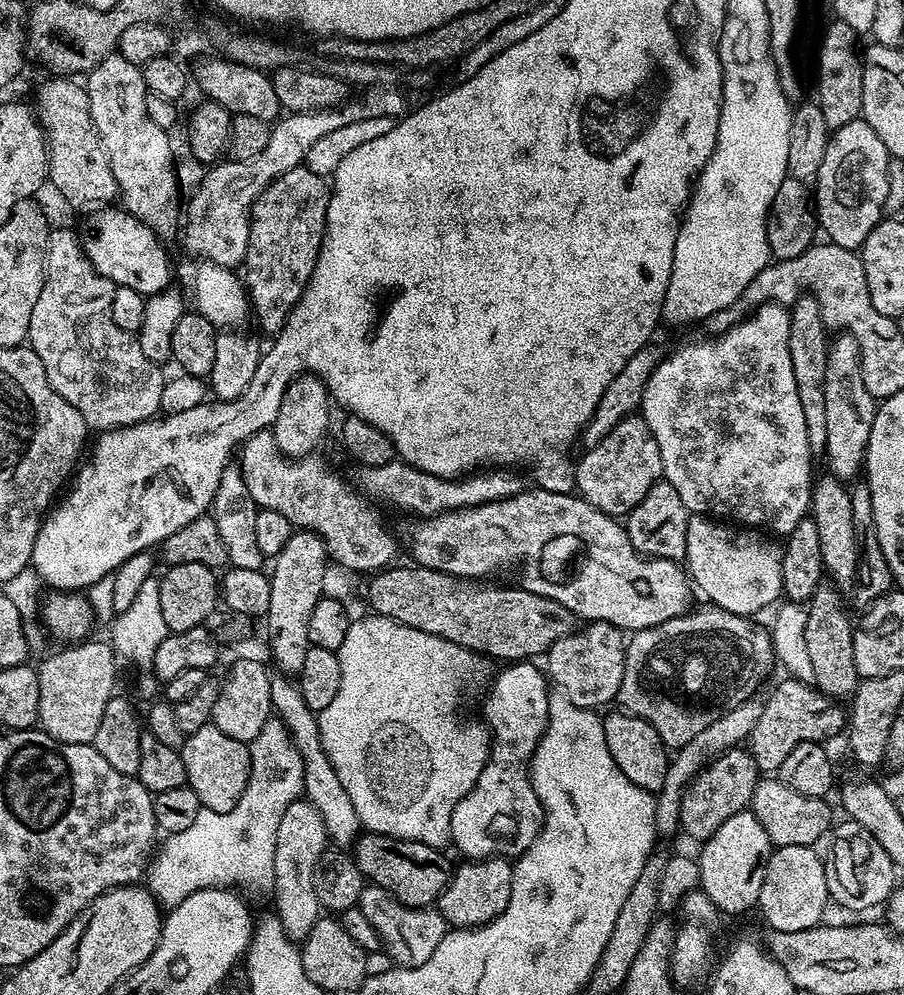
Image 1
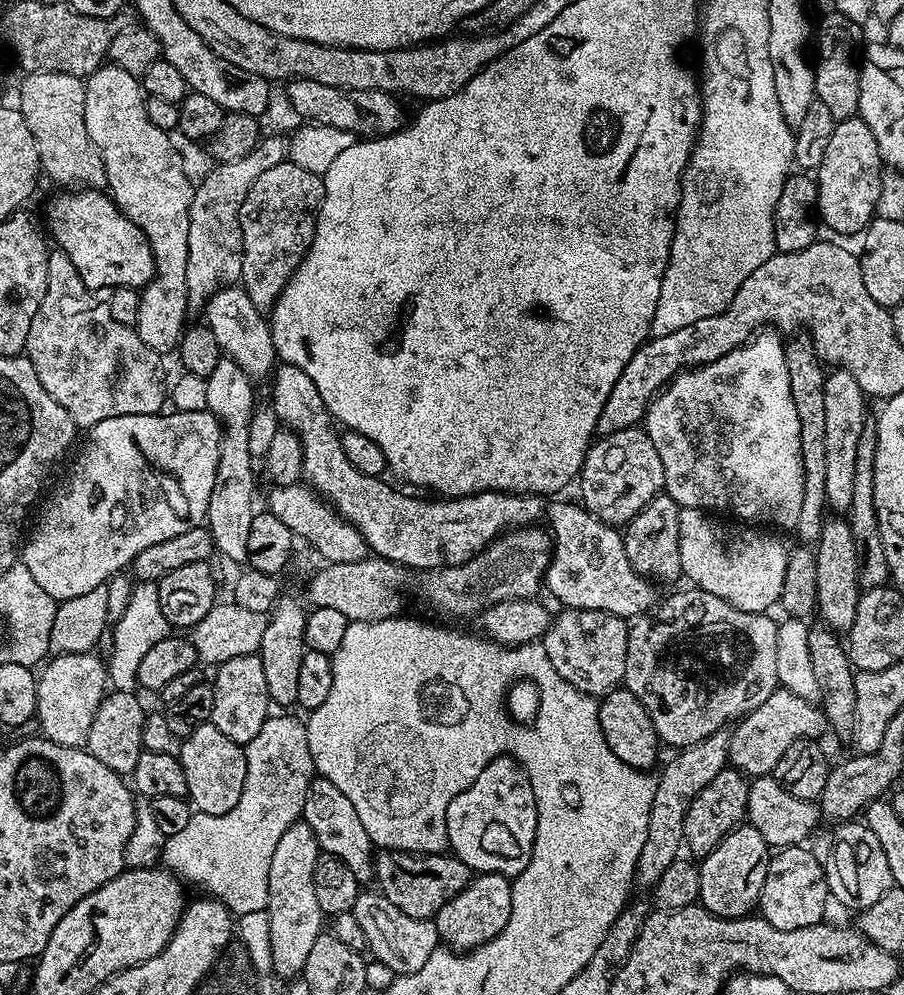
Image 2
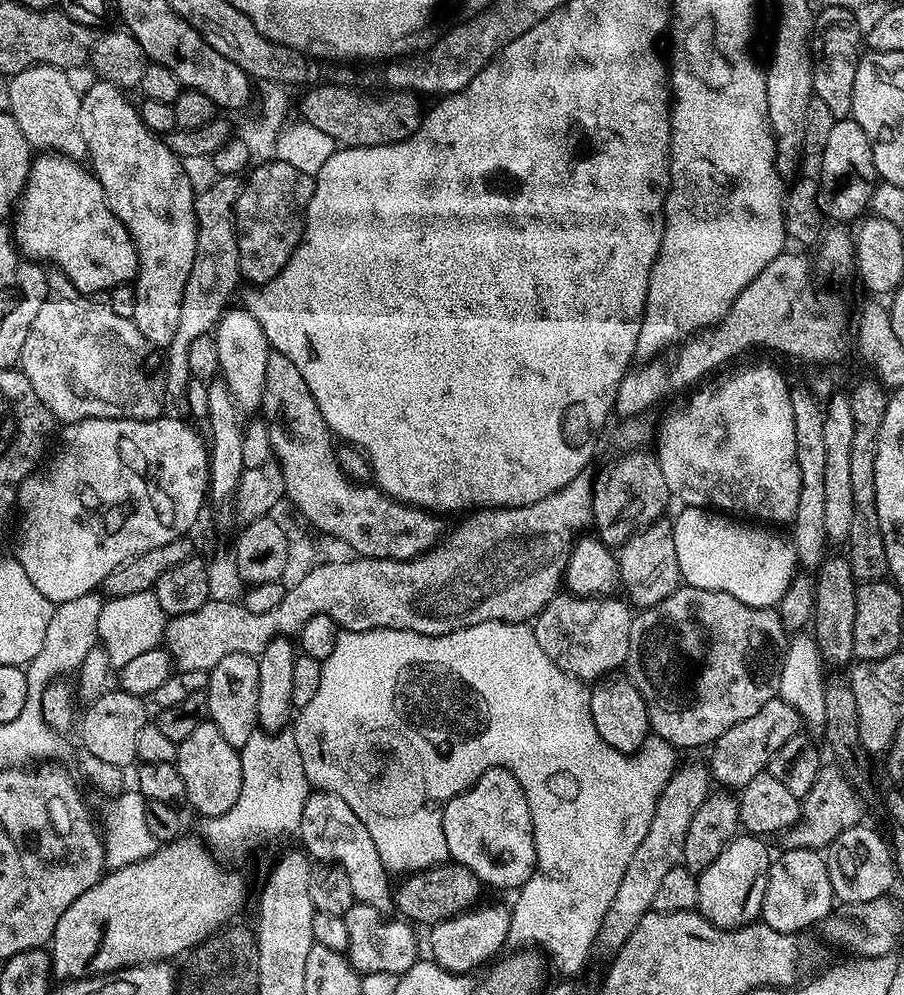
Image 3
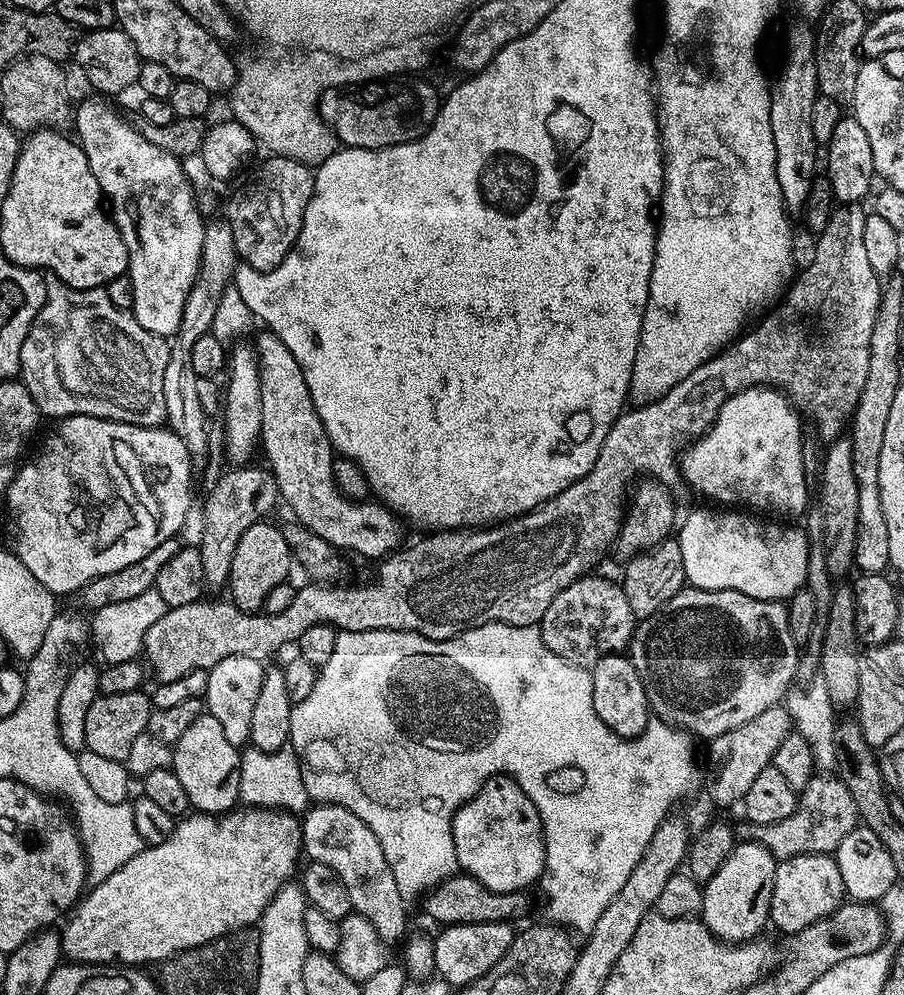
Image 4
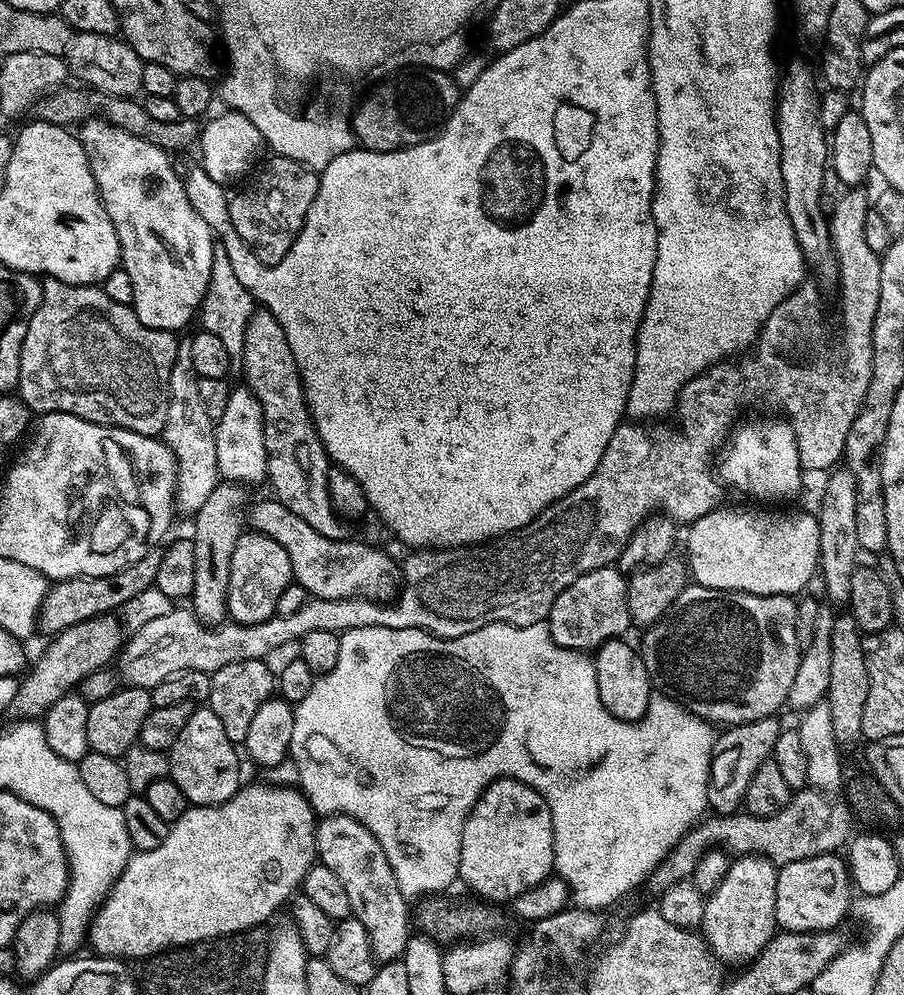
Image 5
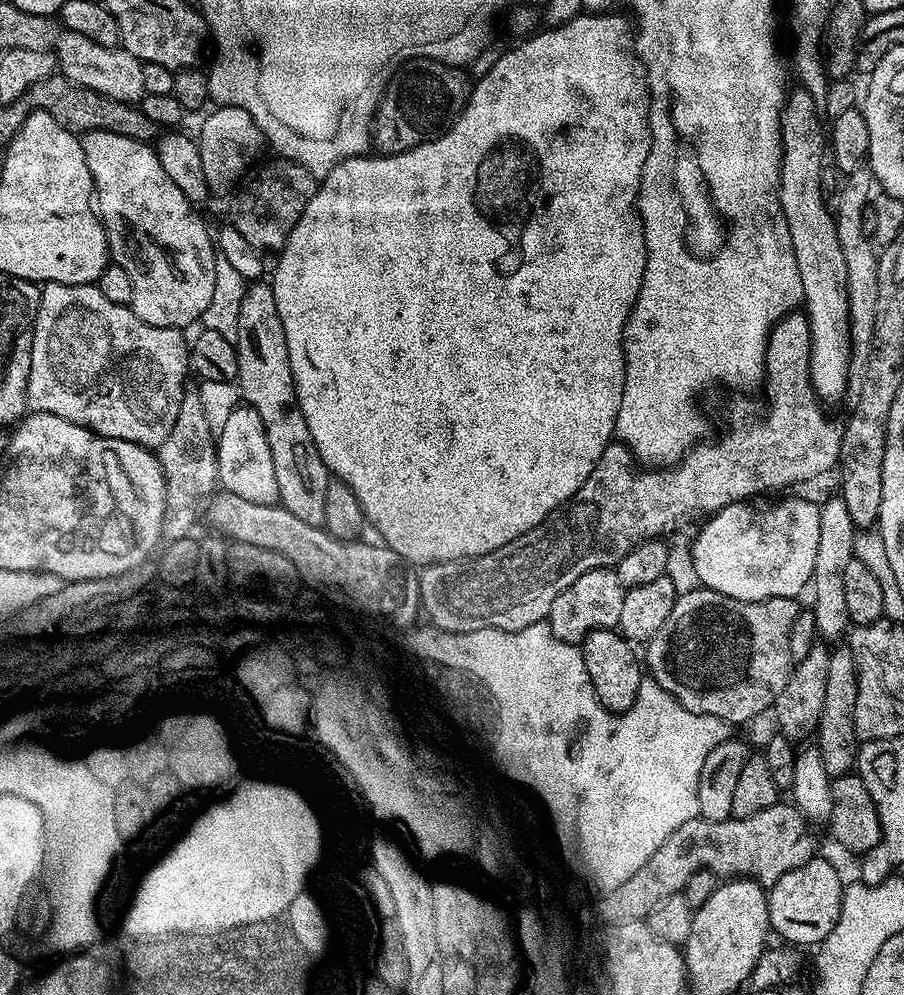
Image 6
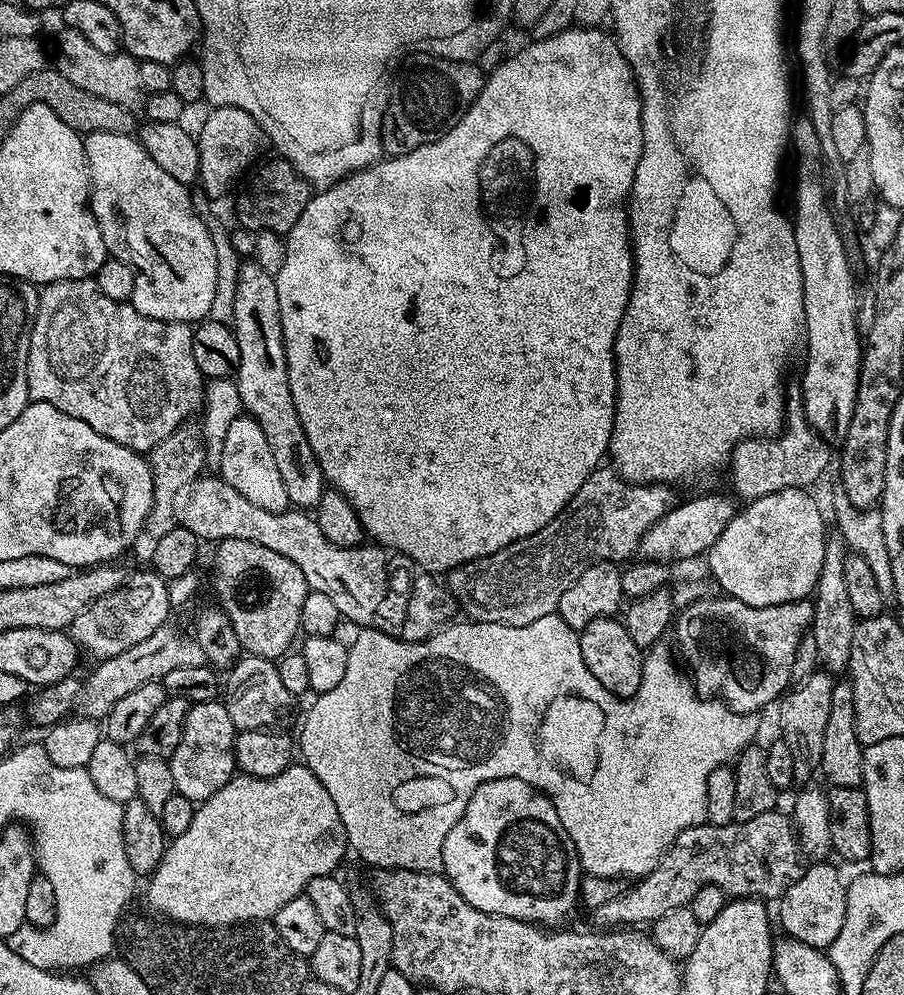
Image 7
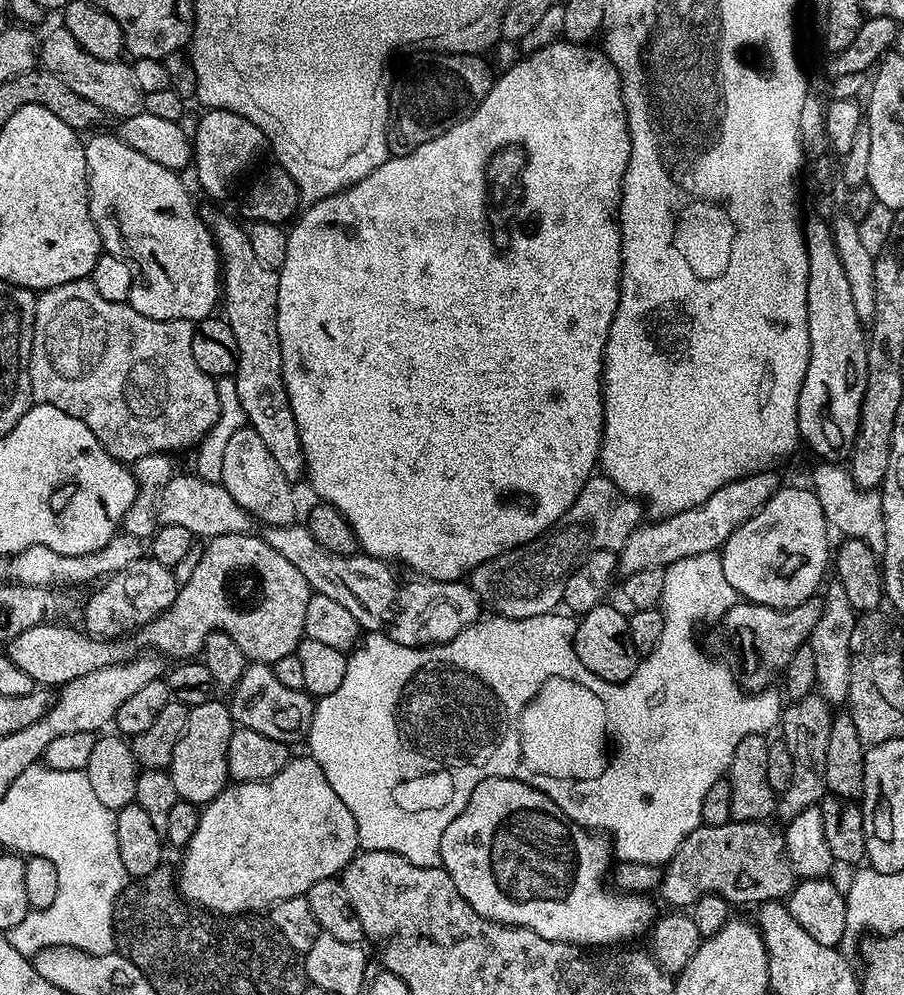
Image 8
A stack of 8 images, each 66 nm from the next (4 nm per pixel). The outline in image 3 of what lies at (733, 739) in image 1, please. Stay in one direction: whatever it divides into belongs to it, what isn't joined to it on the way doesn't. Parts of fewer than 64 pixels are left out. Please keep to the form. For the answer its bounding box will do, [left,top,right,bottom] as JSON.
[596,763,710,954]

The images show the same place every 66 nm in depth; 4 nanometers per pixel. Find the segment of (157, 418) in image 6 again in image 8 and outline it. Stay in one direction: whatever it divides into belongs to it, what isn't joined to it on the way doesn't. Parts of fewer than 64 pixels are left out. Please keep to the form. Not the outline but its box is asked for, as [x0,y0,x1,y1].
[28,279,218,462]

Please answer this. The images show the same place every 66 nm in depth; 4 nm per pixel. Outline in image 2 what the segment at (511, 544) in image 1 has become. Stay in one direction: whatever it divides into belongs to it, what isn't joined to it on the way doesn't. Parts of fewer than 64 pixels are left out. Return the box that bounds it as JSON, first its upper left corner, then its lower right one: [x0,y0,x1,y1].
[271,362,658,618]

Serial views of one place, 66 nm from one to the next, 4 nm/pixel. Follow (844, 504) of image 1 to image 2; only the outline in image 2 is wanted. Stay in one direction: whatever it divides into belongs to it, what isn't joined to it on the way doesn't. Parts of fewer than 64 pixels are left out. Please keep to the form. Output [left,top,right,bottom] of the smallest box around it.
[814,518,862,634]

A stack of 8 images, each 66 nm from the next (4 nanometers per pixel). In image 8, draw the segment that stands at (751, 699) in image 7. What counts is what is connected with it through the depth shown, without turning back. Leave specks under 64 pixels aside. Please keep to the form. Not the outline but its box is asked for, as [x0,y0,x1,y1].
[722,595,824,686]

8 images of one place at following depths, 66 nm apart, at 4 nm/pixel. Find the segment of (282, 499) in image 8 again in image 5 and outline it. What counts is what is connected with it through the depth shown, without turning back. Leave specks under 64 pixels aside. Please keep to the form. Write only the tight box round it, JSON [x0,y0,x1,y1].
[214,387,268,486]

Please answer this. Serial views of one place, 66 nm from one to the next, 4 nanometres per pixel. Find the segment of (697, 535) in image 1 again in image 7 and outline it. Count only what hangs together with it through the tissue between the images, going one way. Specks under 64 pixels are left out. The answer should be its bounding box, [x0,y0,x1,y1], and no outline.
[706,488,826,606]

